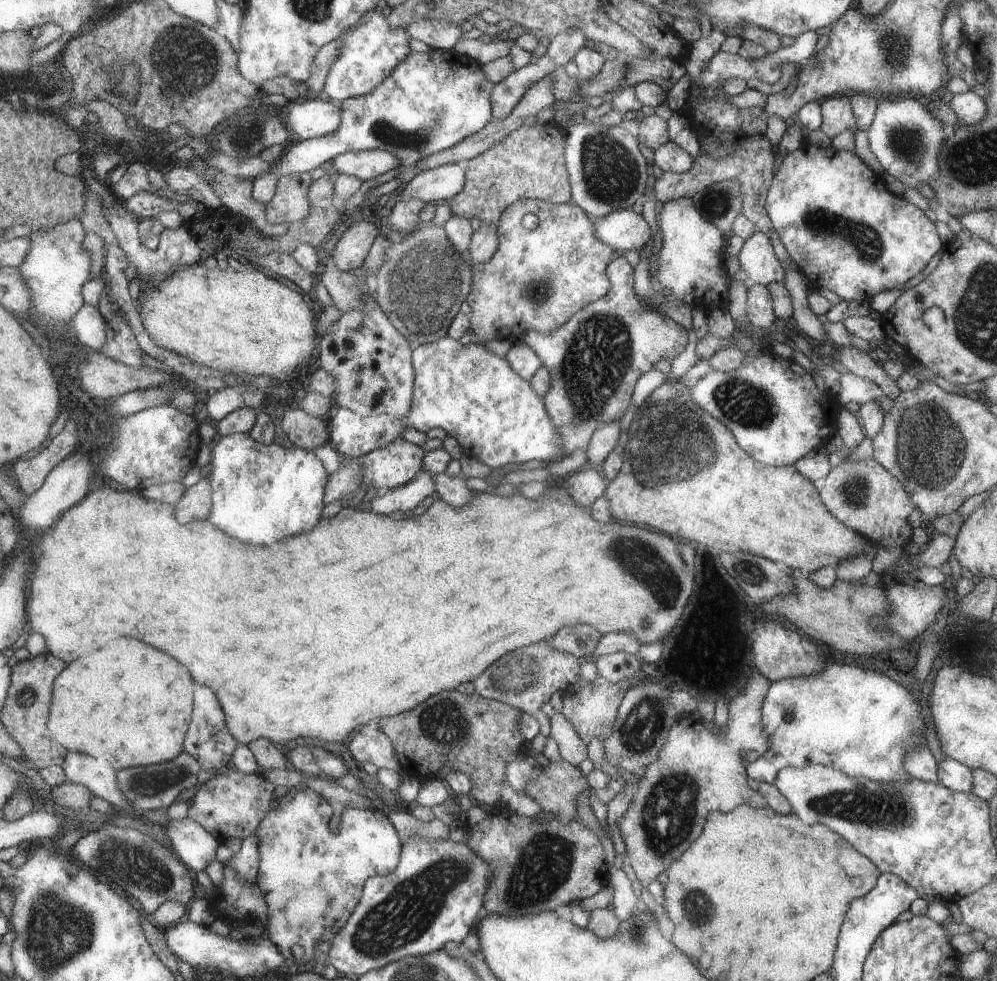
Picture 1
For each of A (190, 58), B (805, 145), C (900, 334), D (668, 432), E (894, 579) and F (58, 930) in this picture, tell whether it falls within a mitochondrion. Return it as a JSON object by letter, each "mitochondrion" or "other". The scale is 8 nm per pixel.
{"A":"mitochondrion","B":"other","C":"other","D":"mitochondrion","E":"other","F":"mitochondrion"}

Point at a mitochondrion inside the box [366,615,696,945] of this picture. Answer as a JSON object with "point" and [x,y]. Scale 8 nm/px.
{"point":[542,865]}

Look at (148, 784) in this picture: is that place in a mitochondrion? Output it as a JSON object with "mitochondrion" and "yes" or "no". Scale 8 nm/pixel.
{"mitochondrion":"yes"}

